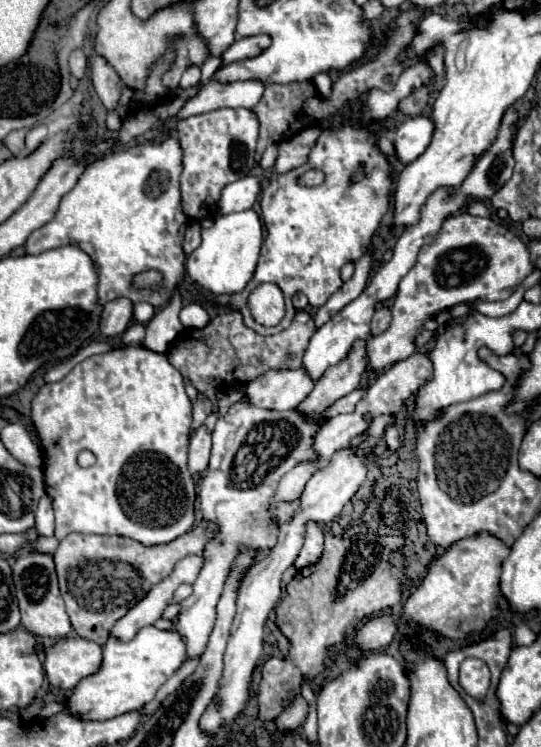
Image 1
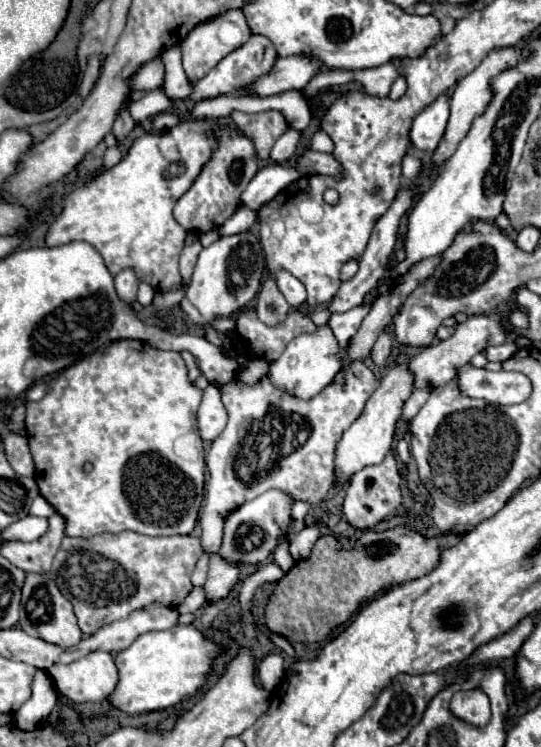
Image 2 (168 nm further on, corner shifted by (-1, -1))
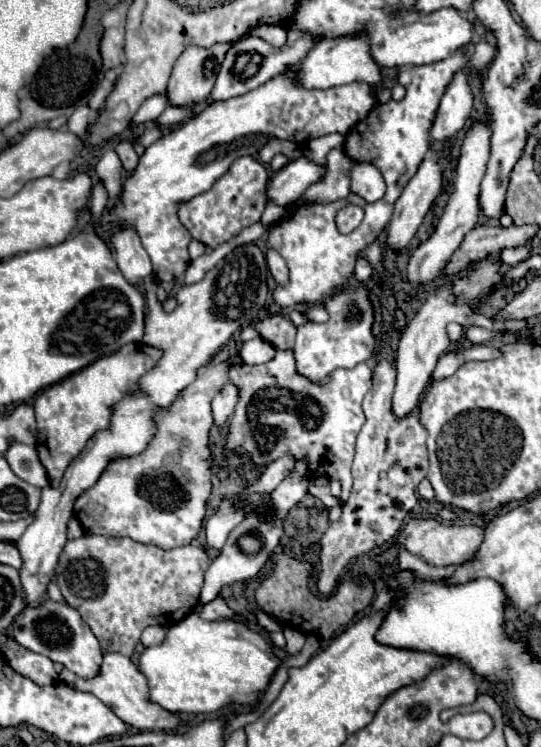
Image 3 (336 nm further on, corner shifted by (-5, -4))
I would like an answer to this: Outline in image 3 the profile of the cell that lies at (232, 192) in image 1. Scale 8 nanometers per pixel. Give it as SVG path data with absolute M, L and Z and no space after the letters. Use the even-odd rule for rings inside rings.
M303 156L297 160L291 160L279 172L275 172L273 178L269 180L267 198L271 204L285 208L297 202L311 184L323 178L323 174L325 174L325 168L309 162Z

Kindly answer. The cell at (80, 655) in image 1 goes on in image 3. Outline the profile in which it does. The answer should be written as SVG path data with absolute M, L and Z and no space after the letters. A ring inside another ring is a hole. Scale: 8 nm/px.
M115 652L103 654L103 664L99 666L99 676L93 676L91 680L83 680L81 676L75 676L75 672L67 672L67 668L61 670L59 680L63 684L67 684L69 688L75 688L79 692L89 692L89 694L97 696L125 724L129 724L129 726L133 726L137 730L173 730L173 728L179 726L177 714L171 714L171 712L167 712L167 710L163 710L157 704L151 704L147 700L147 682L143 678L143 674L123 654L115 654Z

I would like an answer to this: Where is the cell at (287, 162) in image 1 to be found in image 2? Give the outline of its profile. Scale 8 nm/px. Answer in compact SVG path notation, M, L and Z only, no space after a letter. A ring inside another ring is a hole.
M307 149L301 159L297 161L297 169L305 175L319 173L319 175L331 175L339 179L343 175L339 161L331 153L317 153L313 149Z

